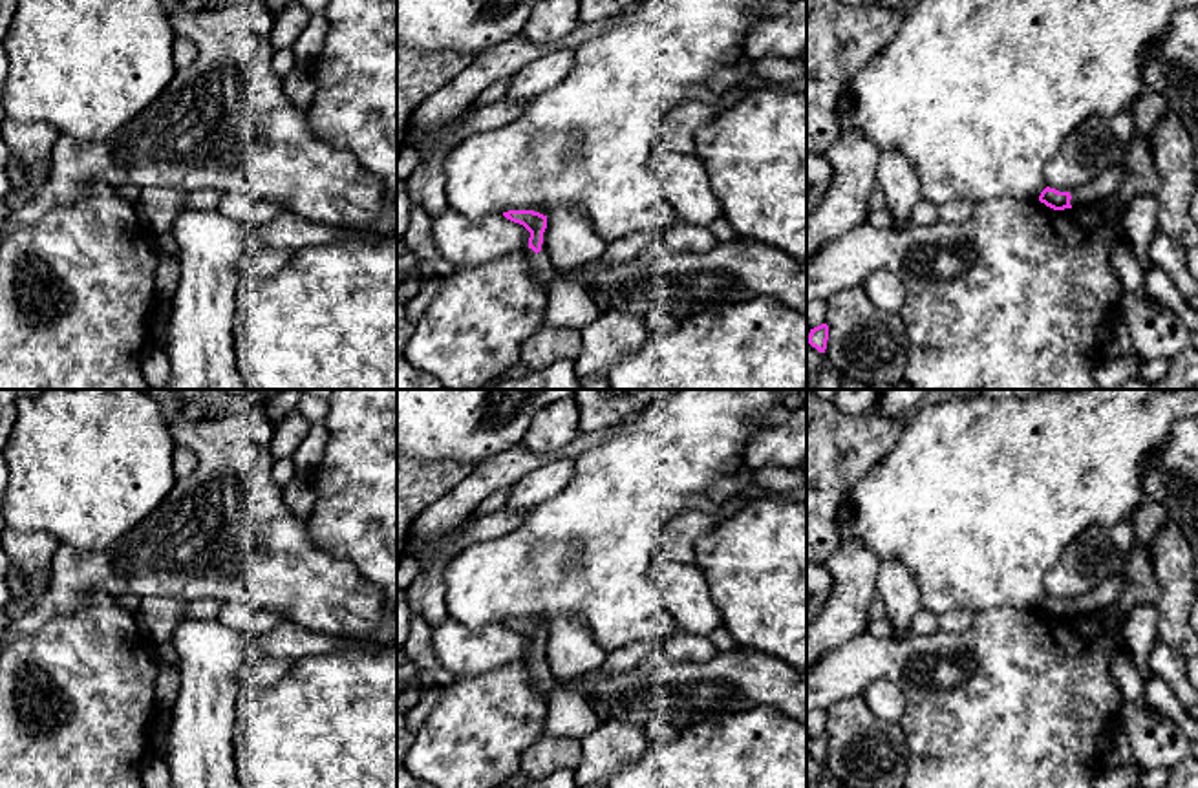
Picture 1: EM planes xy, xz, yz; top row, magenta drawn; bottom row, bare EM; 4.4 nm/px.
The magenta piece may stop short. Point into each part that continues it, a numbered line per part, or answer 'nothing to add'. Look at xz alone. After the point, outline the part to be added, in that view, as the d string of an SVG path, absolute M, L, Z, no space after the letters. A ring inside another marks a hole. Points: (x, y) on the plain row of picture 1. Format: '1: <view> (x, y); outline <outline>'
1: xz (542, 675); outline M547 638L543 642L541 660L536 664L532 658L529 658L527 667L532 675L534 691L540 693L547 700L549 689L554 684L554 675L547 662Z

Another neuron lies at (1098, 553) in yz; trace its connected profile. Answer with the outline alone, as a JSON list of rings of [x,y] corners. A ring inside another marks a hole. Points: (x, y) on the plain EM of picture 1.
[[[1132,519],[1112,527],[1092,525],[1066,547],[1061,563],[1044,576],[1046,596],[1079,598],[1105,580],[1123,576],[1130,550],[1136,547]]]

